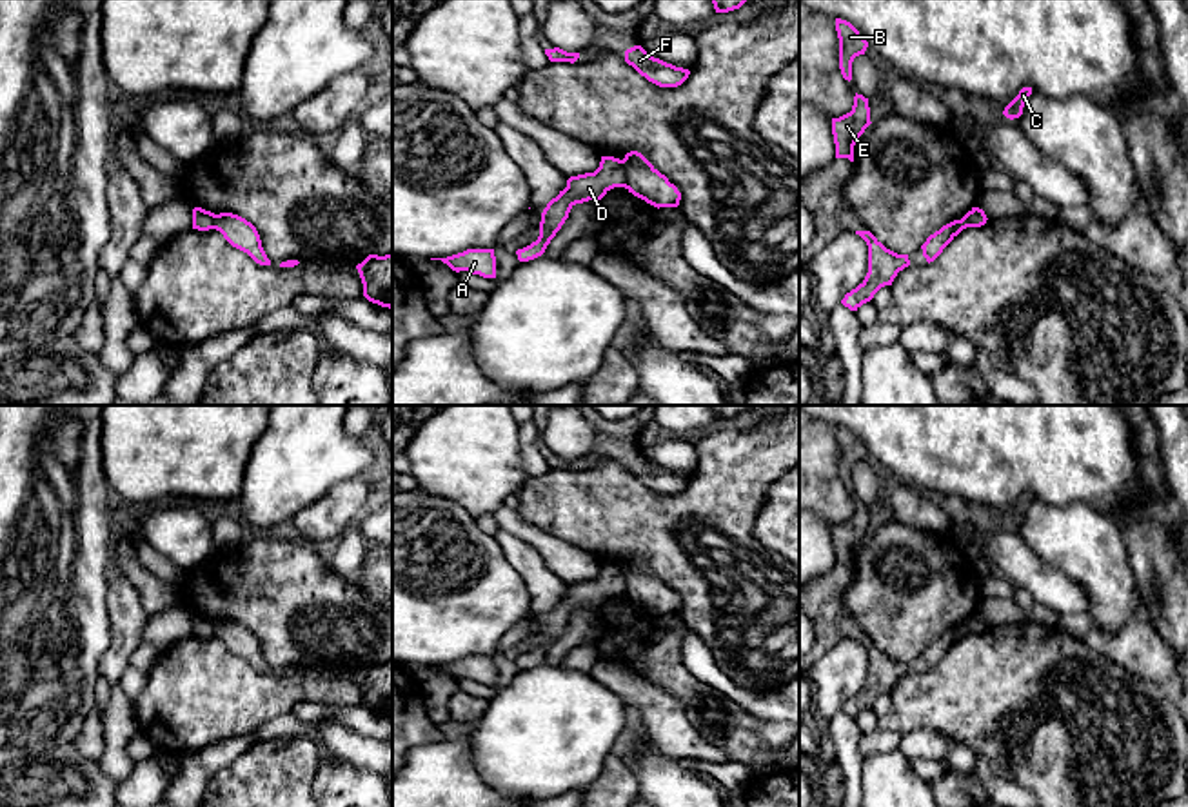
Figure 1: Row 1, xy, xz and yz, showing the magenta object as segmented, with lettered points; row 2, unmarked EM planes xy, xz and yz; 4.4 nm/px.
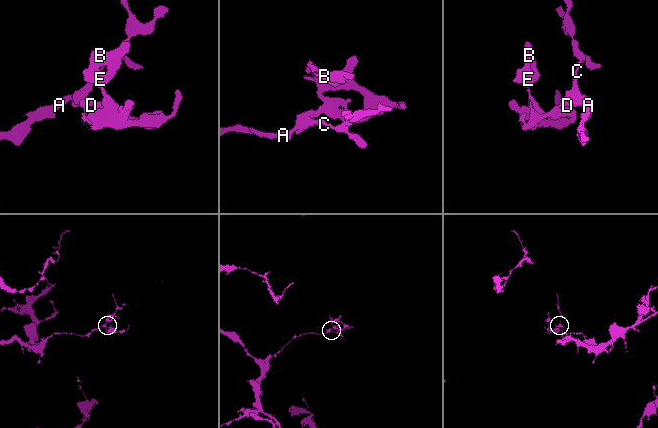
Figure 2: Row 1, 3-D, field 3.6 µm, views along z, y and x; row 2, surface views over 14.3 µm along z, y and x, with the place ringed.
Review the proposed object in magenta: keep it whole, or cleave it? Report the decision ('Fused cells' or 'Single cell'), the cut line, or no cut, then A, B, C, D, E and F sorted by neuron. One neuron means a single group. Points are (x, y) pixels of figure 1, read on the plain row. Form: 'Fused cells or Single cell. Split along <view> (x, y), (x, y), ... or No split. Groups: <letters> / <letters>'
Fused cells. Split along xz (622, 567), (623, 593). Groups: A C D / B E F

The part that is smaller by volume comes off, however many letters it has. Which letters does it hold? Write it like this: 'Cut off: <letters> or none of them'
Cut off: B, E, F

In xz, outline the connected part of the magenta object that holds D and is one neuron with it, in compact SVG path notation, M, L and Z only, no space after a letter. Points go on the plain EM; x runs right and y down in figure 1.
M601 563L599 574L594 580L570 583L567 594L543 616L538 647L516 658L518 667L529 669L541 663L576 611L601 607L610 596L623 594L623 591L623 567L614 563Z

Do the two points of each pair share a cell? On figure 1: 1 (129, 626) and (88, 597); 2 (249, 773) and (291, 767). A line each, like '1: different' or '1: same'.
1: different
2: same

